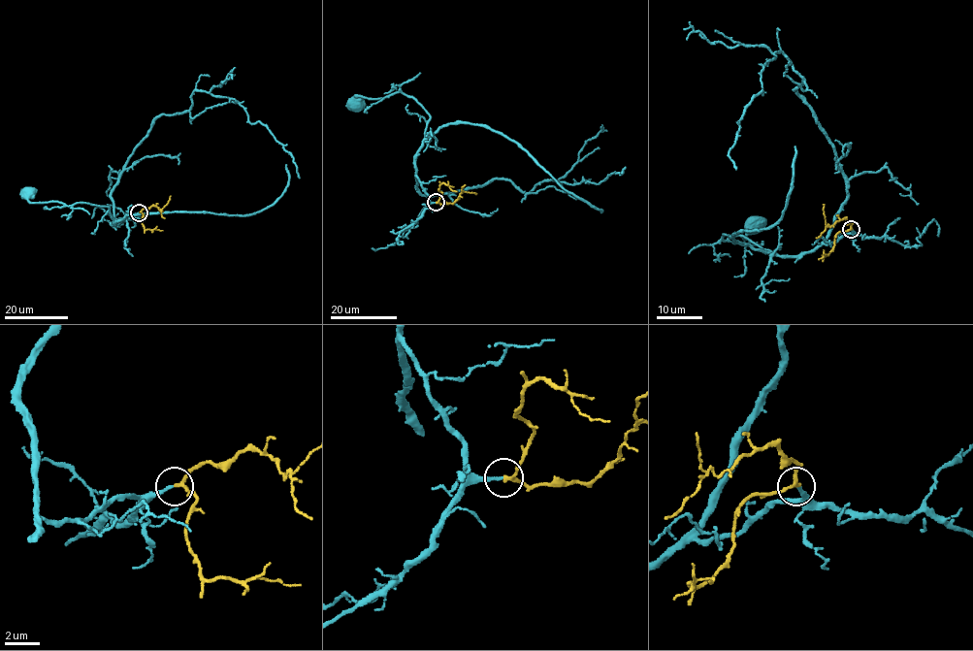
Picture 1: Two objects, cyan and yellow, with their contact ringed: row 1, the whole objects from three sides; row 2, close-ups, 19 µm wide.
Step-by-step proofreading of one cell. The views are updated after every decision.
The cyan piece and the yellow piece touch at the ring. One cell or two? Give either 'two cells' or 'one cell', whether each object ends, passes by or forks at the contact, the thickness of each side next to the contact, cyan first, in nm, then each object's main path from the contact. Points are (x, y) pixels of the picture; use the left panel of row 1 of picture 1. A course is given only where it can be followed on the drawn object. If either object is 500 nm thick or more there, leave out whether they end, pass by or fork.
one cell; cyan ends; yellow passes by; calibres 180 and 180 nm; course cyan (139, 211), (114, 218), (112, 225), (107, 207), (31, 202), (29, 193); course yellow (139, 211), (154, 205), (161, 210), (171, 196)

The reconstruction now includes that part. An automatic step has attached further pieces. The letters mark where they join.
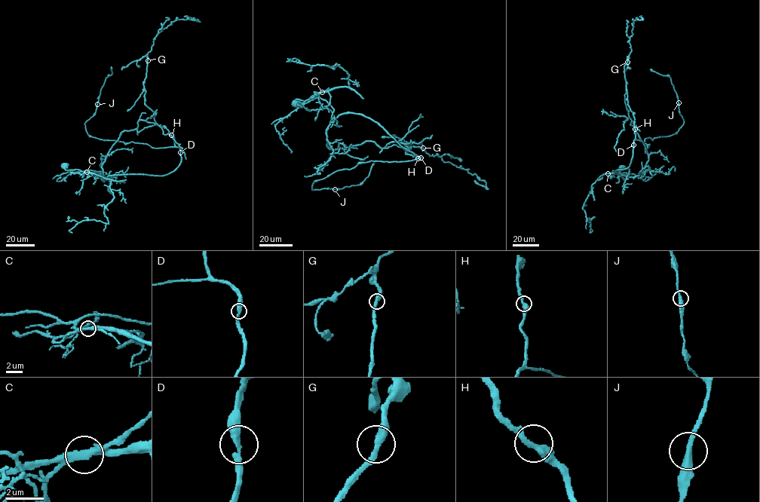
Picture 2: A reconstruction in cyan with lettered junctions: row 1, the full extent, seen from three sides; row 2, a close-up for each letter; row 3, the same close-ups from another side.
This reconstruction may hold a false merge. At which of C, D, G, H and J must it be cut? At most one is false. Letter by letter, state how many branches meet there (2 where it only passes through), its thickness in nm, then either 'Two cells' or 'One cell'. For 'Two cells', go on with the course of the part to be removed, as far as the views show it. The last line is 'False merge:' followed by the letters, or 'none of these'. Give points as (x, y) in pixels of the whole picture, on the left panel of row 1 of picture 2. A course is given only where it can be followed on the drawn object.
C: Branches: 2. Thickness 360 nm. Two cells. Course of the part to remove: (86, 172), (111, 180), (109, 189), (114, 198), (104, 211), (108, 221), (82, 221), (69, 230), (72, 233)
D: Branches: 2. Thickness 320 nm. One cell
G: Branches: 2. Thickness 360 nm. One cell
H: Branches: 2. Thickness 360 nm. One cell
J: Branches: 2. Thickness 360 nm. One cell
False merge: C

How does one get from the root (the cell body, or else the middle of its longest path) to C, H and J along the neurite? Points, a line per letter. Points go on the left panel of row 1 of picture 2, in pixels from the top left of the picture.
C: (65, 166), (66, 169), (78, 169), (86, 172)
H: (65, 166), (66, 169), (99, 171), (104, 178), (166, 175), (181, 160), (171, 135)
J: (65, 166), (99, 171), (105, 178), (166, 175), (181, 161), (177, 147), (90, 136), (84, 123), (97, 104)

